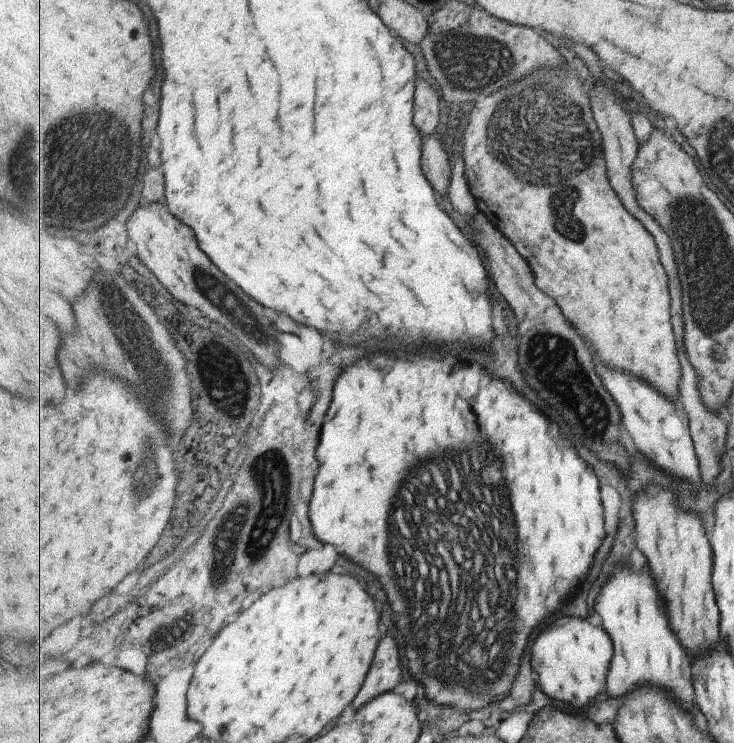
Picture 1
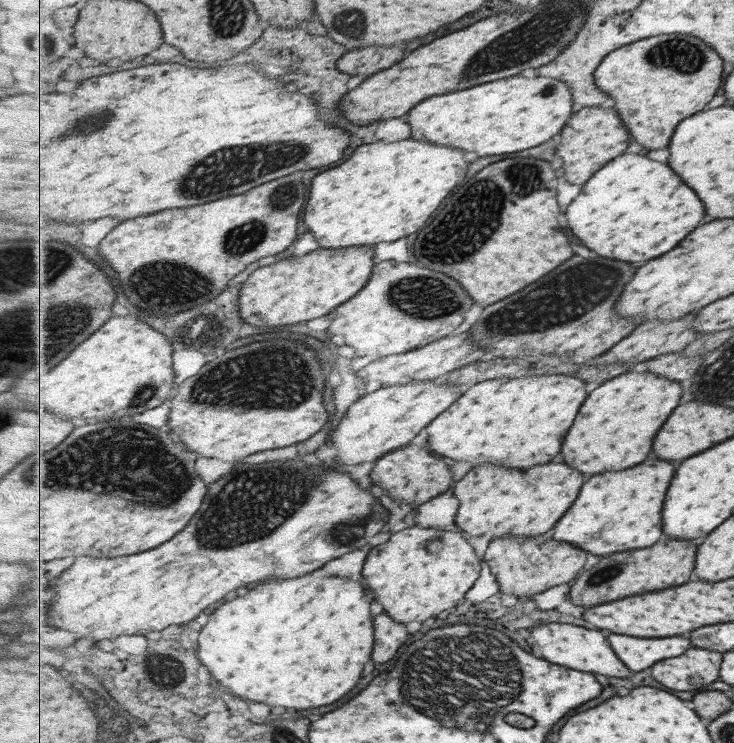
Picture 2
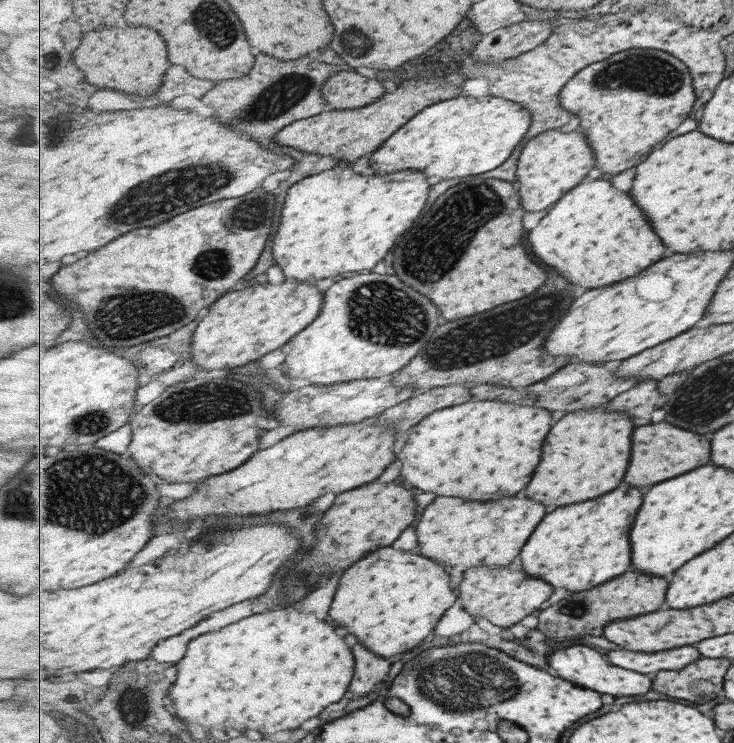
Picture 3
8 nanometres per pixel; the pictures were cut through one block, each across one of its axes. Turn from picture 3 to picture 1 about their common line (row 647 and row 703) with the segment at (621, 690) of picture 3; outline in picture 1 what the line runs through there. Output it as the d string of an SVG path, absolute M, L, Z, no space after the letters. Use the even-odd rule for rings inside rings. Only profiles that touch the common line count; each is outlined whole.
M563 616L551 628L543 630L532 646L531 667L538 675L541 690L552 700L569 705L574 713L583 709L594 699L599 699L601 690L605 690L607 672L613 658L613 642L607 632L599 626L593 626L585 618Z

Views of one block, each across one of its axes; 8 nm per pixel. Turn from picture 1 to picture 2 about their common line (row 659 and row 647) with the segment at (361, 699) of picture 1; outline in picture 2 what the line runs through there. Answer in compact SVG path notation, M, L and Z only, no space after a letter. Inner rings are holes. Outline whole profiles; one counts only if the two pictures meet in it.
M387 612L377 616L377 648L373 652L373 658L377 664L391 660L399 648L409 638L409 626L395 622Z

